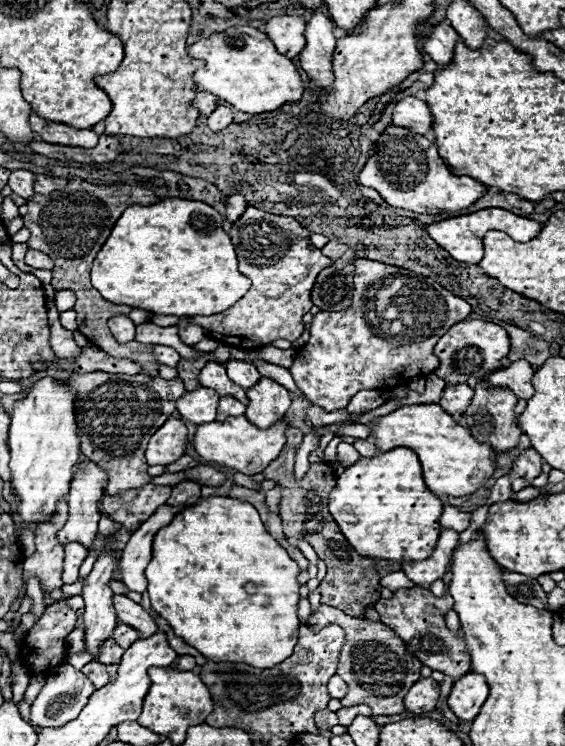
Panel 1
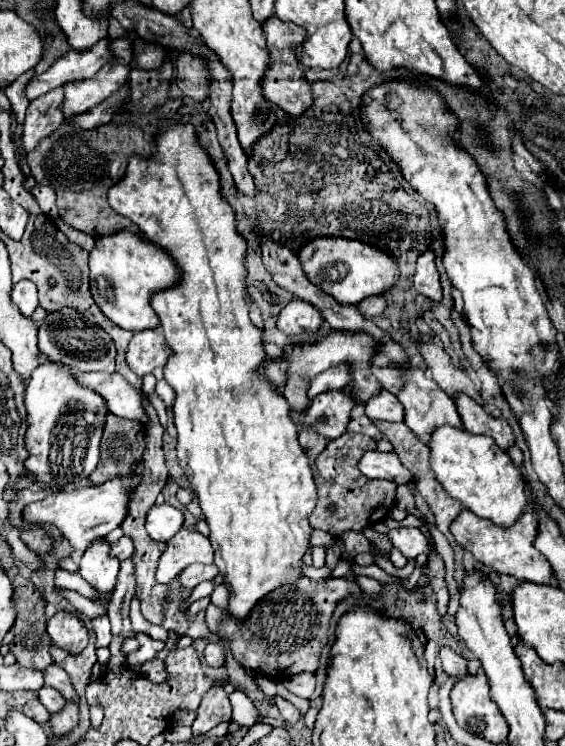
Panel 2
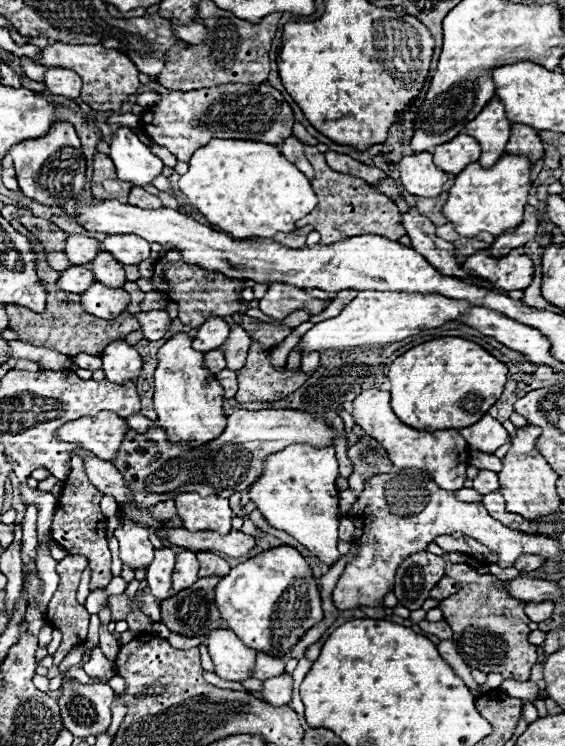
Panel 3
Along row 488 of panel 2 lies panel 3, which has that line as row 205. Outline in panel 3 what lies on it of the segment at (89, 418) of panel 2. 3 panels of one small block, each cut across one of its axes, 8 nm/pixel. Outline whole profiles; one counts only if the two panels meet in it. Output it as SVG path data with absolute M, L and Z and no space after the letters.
M56 122L50 134L42 138L32 138L30 142L18 142L10 148L10 156L14 158L14 168L18 176L20 190L46 206L66 206L72 198L84 194L84 172L86 164L82 162L80 138L70 122Z

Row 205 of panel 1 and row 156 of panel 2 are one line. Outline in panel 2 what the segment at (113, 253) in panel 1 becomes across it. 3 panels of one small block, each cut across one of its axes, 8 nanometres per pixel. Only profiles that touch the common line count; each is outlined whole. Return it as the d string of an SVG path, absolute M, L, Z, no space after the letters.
M164 120L160 122L160 132L156 136L156 154L152 154L150 158L138 158L134 156L128 162L128 170L126 170L126 178L122 178L122 182L118 182L116 186L112 186L108 190L108 202L110 206L130 218L146 236L148 240L152 240L154 244L162 246L164 250L170 252L170 256L180 264L182 268L182 282L174 288L174 290L162 290L162 294L154 294L152 300L152 308L156 310L160 324L164 328L164 338L166 344L174 350L174 358L170 358L170 362L164 366L164 378L166 382L176 390L176 402L174 402L174 424L178 428L178 444L176 444L176 452L178 452L178 462L192 486L192 492L198 498L198 504L204 512L206 524L210 528L210 544L214 548L214 564L218 566L218 574L222 576L222 584L228 586L230 590L230 602L228 602L228 614L236 620L246 620L250 616L250 612L254 610L254 606L268 596L270 592L282 588L282 586L296 586L296 582L302 578L302 558L310 548L310 534L312 534L312 526L308 524L308 518L318 502L318 492L316 492L316 484L308 466L308 458L306 454L302 454L302 448L298 446L298 430L294 426L294 422L290 422L290 406L288 402L282 398L282 392L270 384L260 372L260 364L266 360L266 354L262 350L262 334L260 330L250 322L248 318L248 304L244 300L246 296L246 288L244 288L244 278L246 278L246 268L242 264L242 258L246 254L246 242L244 238L238 234L236 230L236 220L234 220L234 210L230 204L226 204L220 198L220 182L218 182L218 174L208 158L208 154L204 152L204 148L198 144L196 138L196 128L190 122L172 122L172 120Z

